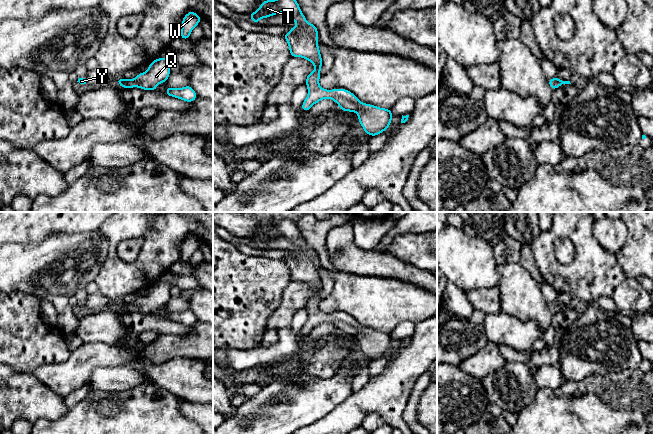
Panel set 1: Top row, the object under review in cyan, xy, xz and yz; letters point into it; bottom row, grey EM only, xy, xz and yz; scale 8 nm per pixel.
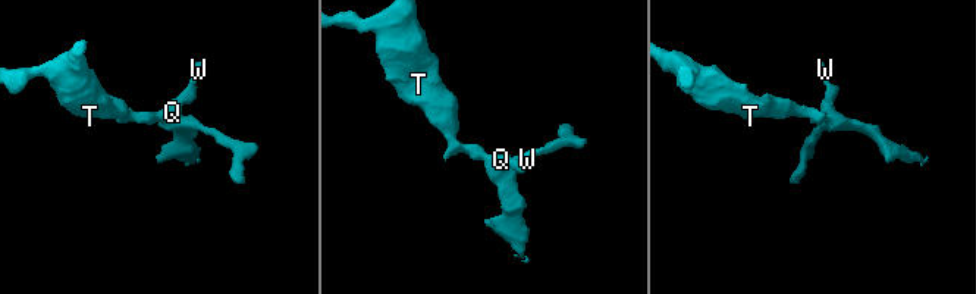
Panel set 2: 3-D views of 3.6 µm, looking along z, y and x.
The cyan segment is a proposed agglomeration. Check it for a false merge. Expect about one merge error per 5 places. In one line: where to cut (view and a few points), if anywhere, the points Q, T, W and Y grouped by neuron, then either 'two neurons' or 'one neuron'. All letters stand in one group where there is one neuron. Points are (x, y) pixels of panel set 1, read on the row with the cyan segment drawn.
no cut; Q T W Y; one neuron

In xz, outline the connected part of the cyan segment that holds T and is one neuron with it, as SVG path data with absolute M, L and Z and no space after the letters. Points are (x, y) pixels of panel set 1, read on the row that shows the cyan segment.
M265 0L256 12L251 12L248 15L252 22L257 24L260 19L279 13L287 14L298 24L297 27L289 28L288 34L282 35L289 45L290 56L305 58L315 66L315 70L309 73L306 78L305 84L308 88L308 95L301 106L301 110L309 111L314 104L329 98L339 105L340 110L356 112L358 121L366 134L374 137L384 132L392 121L391 109L361 103L347 89L327 90L320 87L322 57L318 46L318 29L314 24L306 21L297 0Z

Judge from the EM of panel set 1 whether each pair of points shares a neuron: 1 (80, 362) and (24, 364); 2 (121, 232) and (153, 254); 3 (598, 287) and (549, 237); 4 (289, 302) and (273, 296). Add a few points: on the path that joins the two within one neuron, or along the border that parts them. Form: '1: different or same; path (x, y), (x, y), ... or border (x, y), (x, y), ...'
1: different; border (71, 352), (62, 362), (45, 363), (37, 367)
2: same; path (132, 232), (142, 232), (153, 243)
3: same; path (580, 287), (548, 255)
4: different; border (290, 280), (283, 290), (279, 305), (267, 319)

